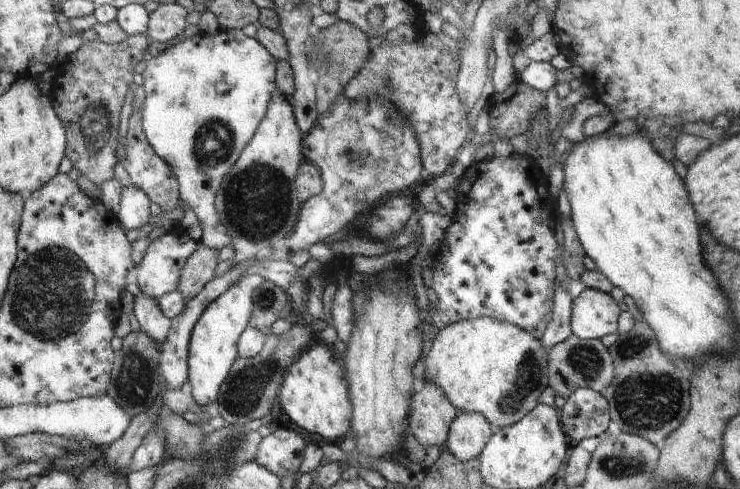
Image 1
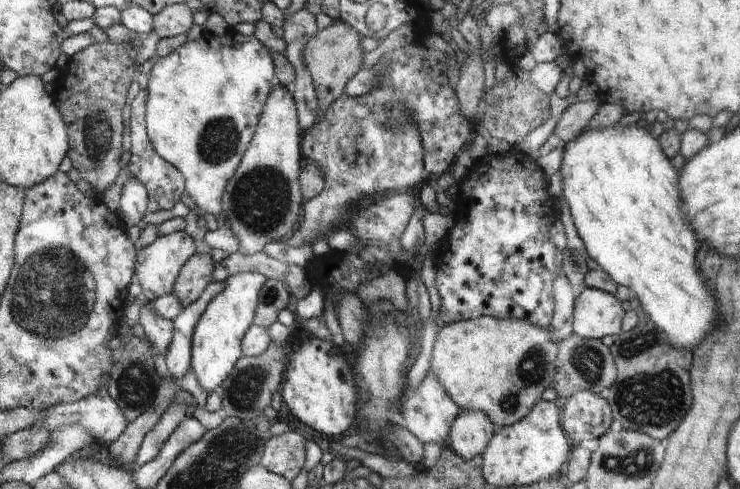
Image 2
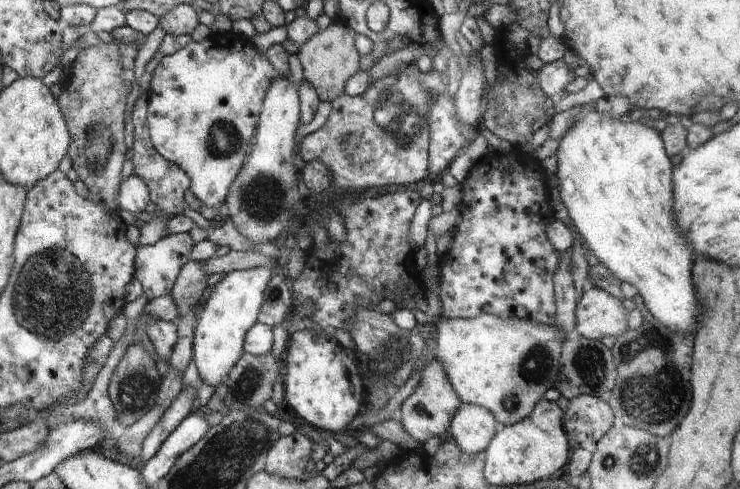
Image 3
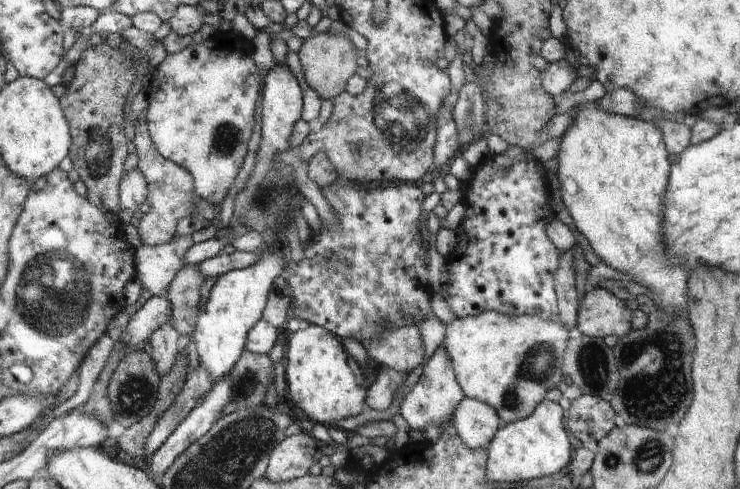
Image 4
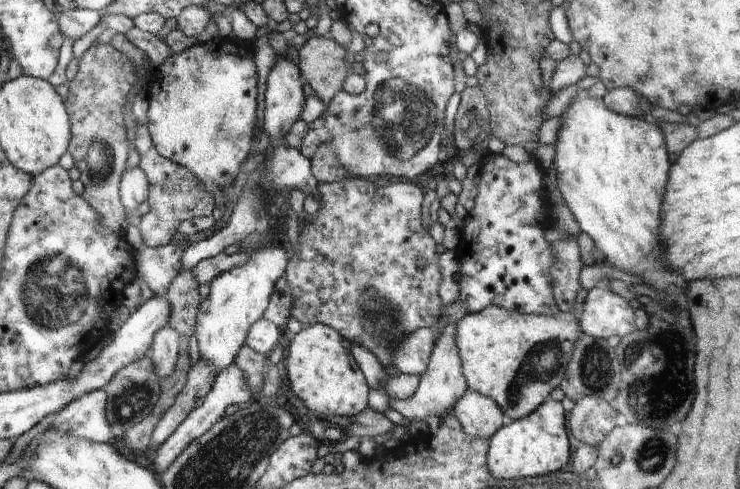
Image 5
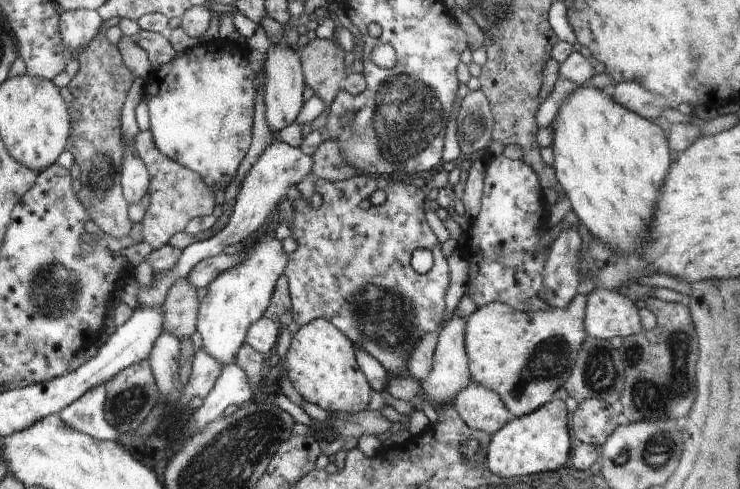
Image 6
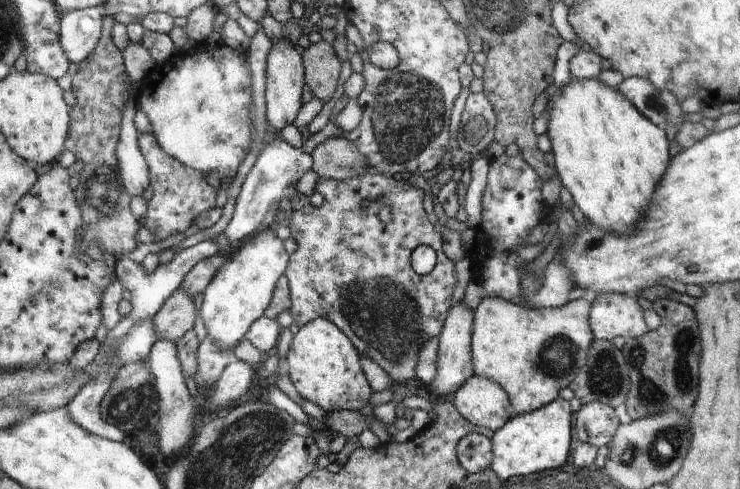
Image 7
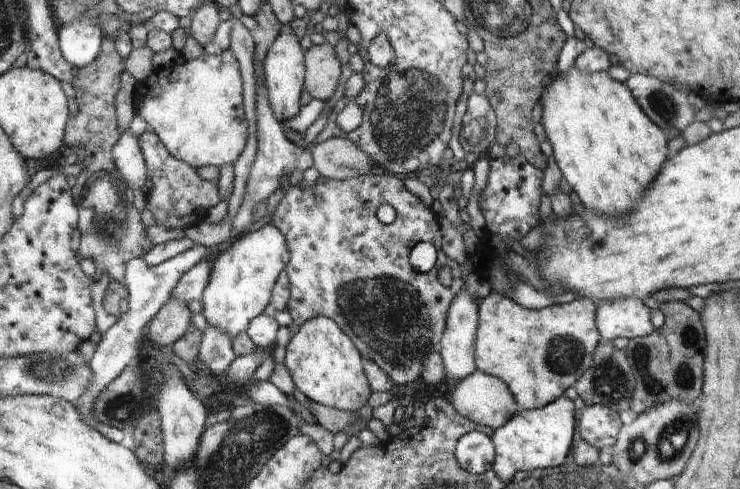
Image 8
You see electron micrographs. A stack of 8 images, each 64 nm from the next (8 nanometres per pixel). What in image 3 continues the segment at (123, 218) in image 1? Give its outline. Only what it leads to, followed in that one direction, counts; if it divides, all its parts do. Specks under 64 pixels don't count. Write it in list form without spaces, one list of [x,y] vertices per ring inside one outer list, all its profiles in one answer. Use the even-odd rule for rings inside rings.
[[[136,174],[130,175],[121,184],[121,197],[118,206],[122,206],[122,215],[128,220],[136,219],[136,215],[144,211],[149,203],[149,185]]]

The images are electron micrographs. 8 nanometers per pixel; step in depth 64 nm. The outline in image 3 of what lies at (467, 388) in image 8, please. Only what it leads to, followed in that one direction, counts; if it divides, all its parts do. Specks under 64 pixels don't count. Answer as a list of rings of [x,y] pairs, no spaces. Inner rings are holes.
[[[461,403],[461,408],[458,409],[456,416],[453,417],[453,422],[447,434],[454,436],[457,446],[460,447],[462,451],[465,451],[466,454],[478,454],[488,448],[498,427],[500,426],[496,422],[496,418],[494,418],[488,410],[482,408],[482,406]]]

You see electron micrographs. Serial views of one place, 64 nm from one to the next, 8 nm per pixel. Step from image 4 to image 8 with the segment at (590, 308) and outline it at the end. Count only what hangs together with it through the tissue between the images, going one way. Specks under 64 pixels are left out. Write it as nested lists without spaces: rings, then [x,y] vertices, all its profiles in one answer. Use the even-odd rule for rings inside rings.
[[[638,298],[601,300],[597,306],[597,326],[604,342],[616,338],[646,337],[654,332],[648,306],[642,310]]]

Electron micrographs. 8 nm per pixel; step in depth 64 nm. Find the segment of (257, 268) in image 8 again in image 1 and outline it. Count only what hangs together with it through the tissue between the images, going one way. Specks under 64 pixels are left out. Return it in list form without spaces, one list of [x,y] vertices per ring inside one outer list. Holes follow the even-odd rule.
[[[256,273],[242,274],[240,280],[234,286],[230,286],[216,300],[213,300],[196,321],[190,337],[189,379],[187,381],[190,382],[192,388],[192,398],[200,406],[206,406],[212,400],[217,400],[221,386],[225,384],[229,378],[229,373],[232,372],[232,362],[240,359],[239,340],[241,334],[249,328],[253,309],[256,306],[255,292],[258,286],[264,282],[265,278],[262,275]]]

